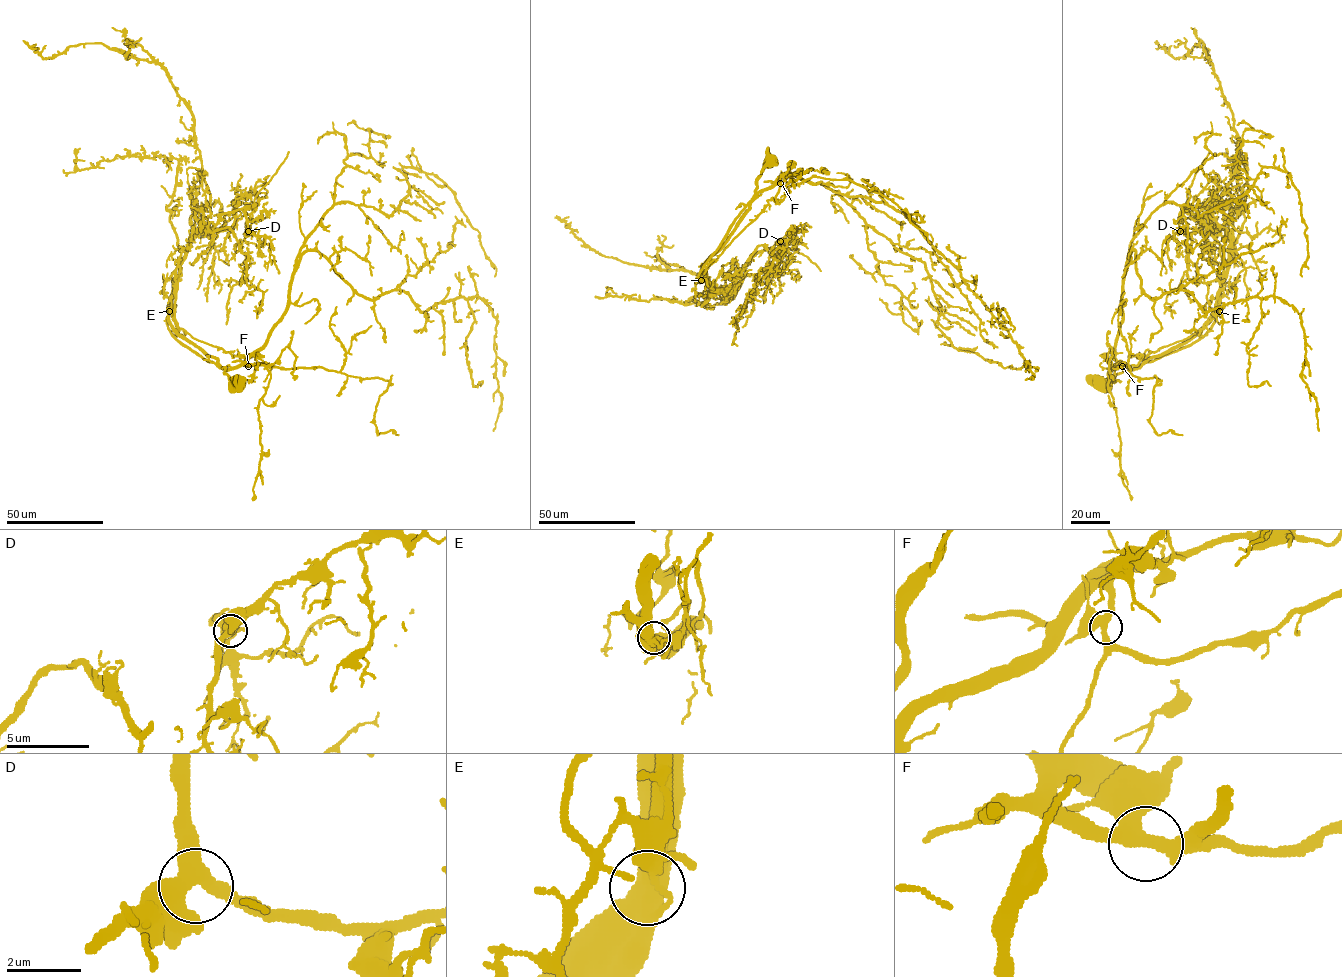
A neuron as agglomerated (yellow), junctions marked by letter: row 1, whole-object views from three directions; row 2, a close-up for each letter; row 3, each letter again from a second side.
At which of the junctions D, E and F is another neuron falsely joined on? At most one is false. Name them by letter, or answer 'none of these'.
none of these

